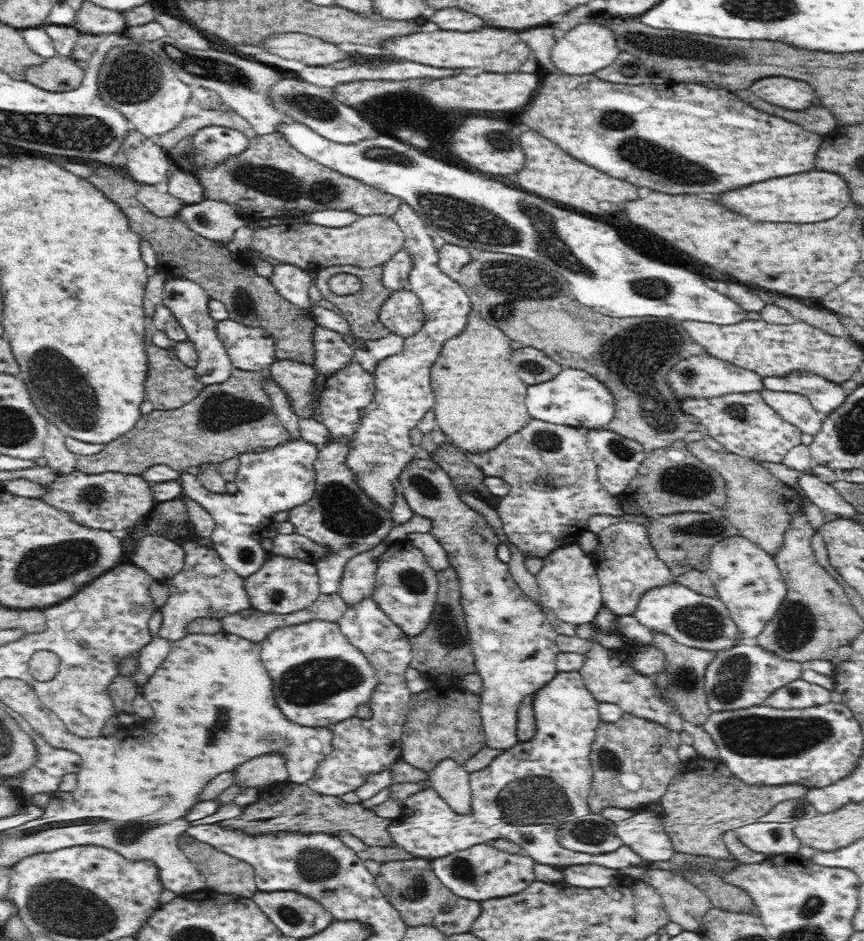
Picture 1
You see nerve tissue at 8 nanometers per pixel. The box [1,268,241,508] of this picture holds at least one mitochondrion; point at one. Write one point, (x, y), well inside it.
(62, 388)

